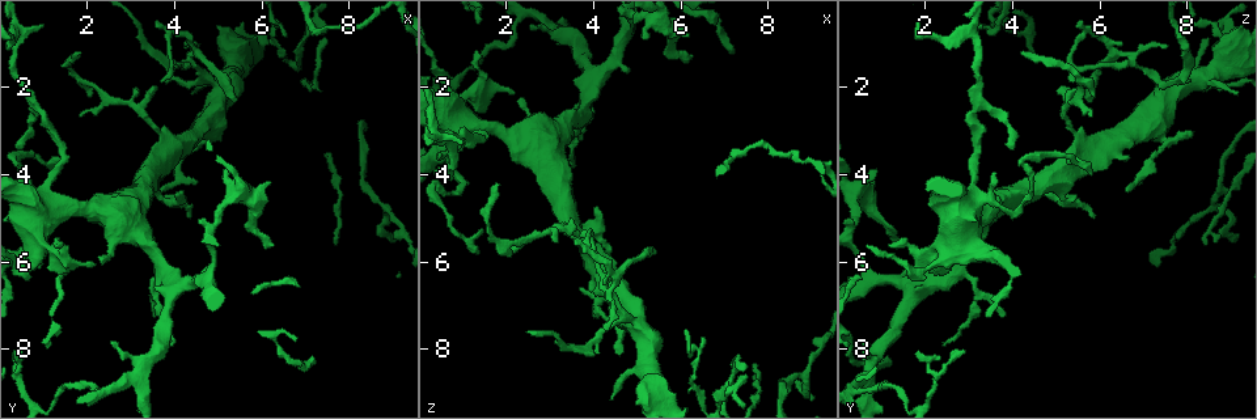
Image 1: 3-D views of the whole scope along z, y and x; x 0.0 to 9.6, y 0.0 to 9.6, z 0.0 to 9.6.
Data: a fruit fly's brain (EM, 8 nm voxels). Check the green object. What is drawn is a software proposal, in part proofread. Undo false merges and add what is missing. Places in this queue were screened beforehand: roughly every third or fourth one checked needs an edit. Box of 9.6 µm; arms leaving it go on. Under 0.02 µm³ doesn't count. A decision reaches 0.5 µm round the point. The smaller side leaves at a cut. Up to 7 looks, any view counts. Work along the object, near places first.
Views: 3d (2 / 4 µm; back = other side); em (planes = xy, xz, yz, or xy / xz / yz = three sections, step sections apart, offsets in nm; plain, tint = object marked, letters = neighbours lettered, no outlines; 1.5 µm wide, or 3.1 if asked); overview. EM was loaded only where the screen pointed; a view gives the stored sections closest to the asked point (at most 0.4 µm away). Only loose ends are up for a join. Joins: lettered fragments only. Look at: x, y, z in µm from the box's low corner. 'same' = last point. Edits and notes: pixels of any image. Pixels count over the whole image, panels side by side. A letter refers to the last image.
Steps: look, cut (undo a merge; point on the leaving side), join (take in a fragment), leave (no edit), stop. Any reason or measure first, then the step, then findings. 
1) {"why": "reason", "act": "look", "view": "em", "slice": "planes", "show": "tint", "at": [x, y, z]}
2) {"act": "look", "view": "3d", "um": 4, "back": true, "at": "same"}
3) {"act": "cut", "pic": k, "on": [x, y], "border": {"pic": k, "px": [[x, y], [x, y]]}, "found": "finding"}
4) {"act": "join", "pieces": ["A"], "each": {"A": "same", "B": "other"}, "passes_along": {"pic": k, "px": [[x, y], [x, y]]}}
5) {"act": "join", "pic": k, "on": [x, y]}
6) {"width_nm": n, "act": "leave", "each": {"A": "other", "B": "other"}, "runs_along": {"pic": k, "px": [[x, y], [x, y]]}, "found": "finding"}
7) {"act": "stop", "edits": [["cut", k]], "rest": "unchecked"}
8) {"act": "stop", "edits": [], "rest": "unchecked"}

{"why": "calibre changes", "act": "look", "view": "3d", "um": 2, "at": [4.70, 3.20, 7.45]}

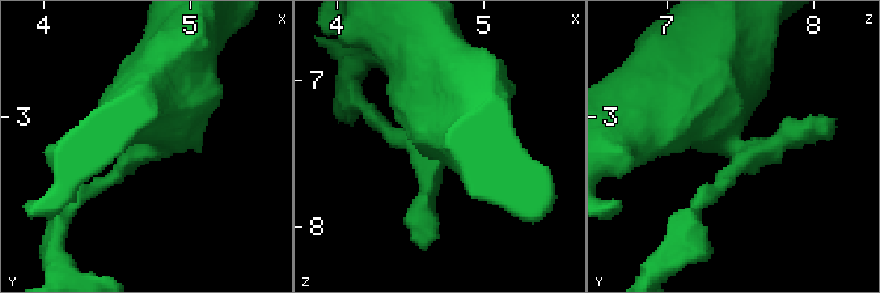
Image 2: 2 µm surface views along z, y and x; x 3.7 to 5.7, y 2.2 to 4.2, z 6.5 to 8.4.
{"act": "look", "view": "em", "slice": "planes", "show": "tint", "at": [4.72, 3.20, 7.46]}

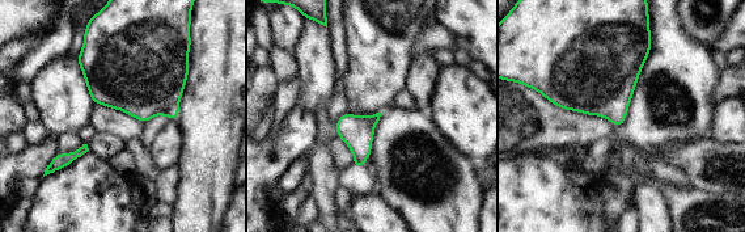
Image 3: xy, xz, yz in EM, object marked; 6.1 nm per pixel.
{"why": "what lies round it", "act": "look", "view": "em", "slice": "planes", "show": "letters", "at": "same"}

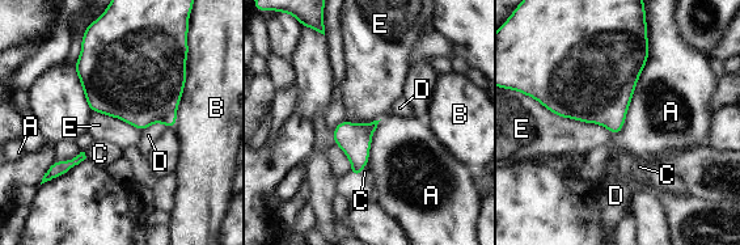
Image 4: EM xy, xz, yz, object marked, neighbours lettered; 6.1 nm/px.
{"act": "leave", "each": {"A": "other", "B": "other", "C": "other", "D": "other", "E": "other"}, "border": {"pic": 4, "px": [[535, 98], [614, 135]]}, "found": "all the same cell"}

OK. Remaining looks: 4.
{"why": "sharp bend", "act": "look", "view": "3d", "um": 4, "back": true, "at": [1.05, 4.75, 4.15]}

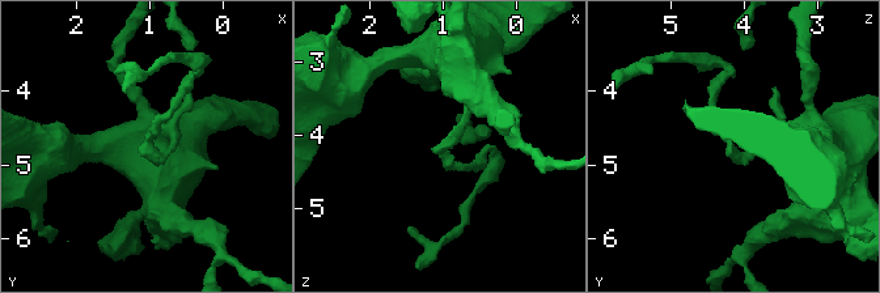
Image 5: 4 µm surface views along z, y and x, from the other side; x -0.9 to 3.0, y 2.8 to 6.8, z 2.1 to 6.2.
{"why": "need the tissue", "act": "look", "view": "em", "slice": "planes", "show": "tint", "at": [1.05, 4.75, 4.20]}

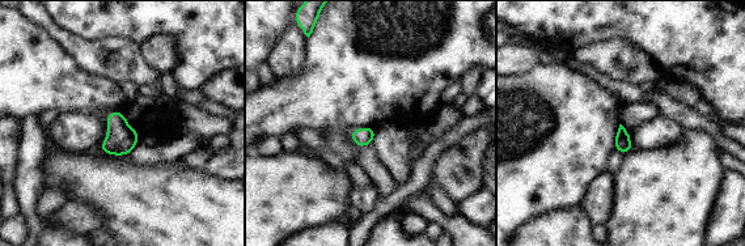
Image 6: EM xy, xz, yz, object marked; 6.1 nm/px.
{"why": "see the neighbours", "act": "look", "view": "em", "slice": "planes", "show": "letters", "at": "same"}

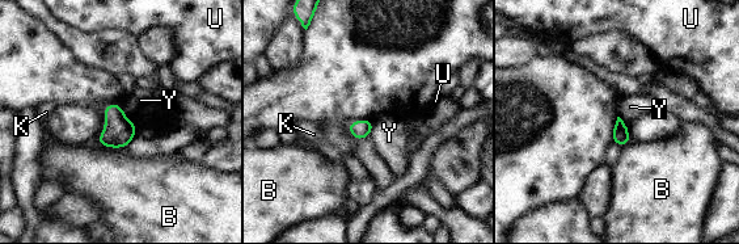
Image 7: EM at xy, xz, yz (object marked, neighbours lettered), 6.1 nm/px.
{"longest_contact_nm": ["B", 170], "act": "leave", "each": {"B": "other", "K": "other", "U": "other", "Y": "other"}, "found": "continuous, no second cell"}

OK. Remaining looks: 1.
{"why": "an open end", "act": "look", "view": "em", "slice": "planes", "show": "letters", "at": [1.35, 4.00, 5.75]}

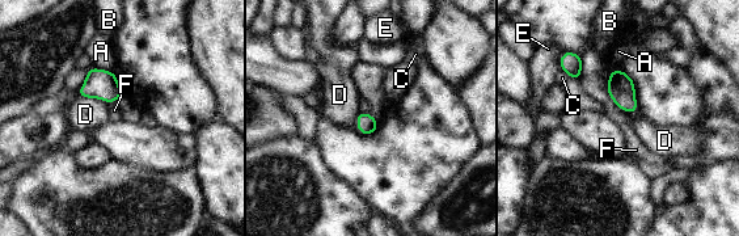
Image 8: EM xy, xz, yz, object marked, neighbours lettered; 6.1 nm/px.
{"longest_contact_nm": ["D", 190], "act": "leave", "each": {"A": "other", "B": "other", "C": "other", "D": "other", "E": "other", "F": "other"}, "border": {"pic": 8, "px": [[608, 97], [623, 110]]}, "found": "no lettered fragment goes on from it"}

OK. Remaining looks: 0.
{"act": "stop", "edits": [], "rest": "unchecked"}

